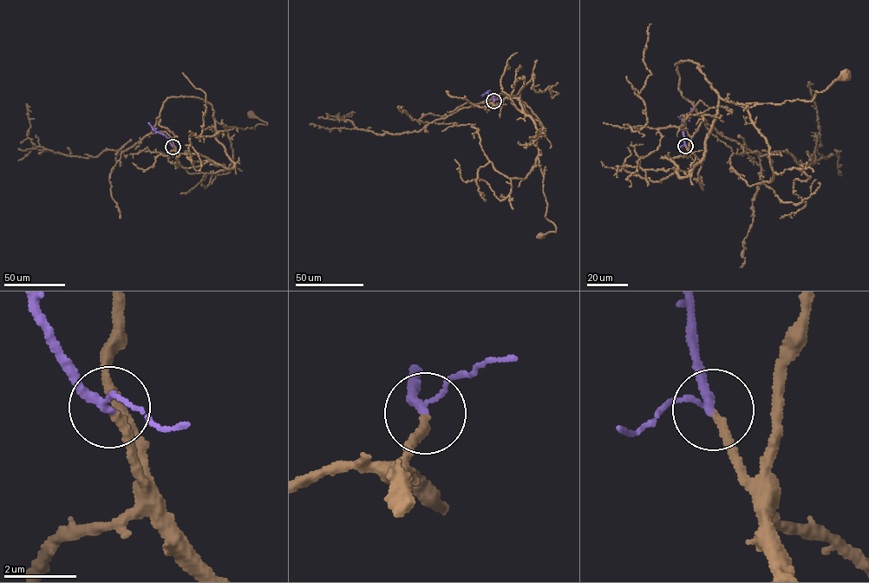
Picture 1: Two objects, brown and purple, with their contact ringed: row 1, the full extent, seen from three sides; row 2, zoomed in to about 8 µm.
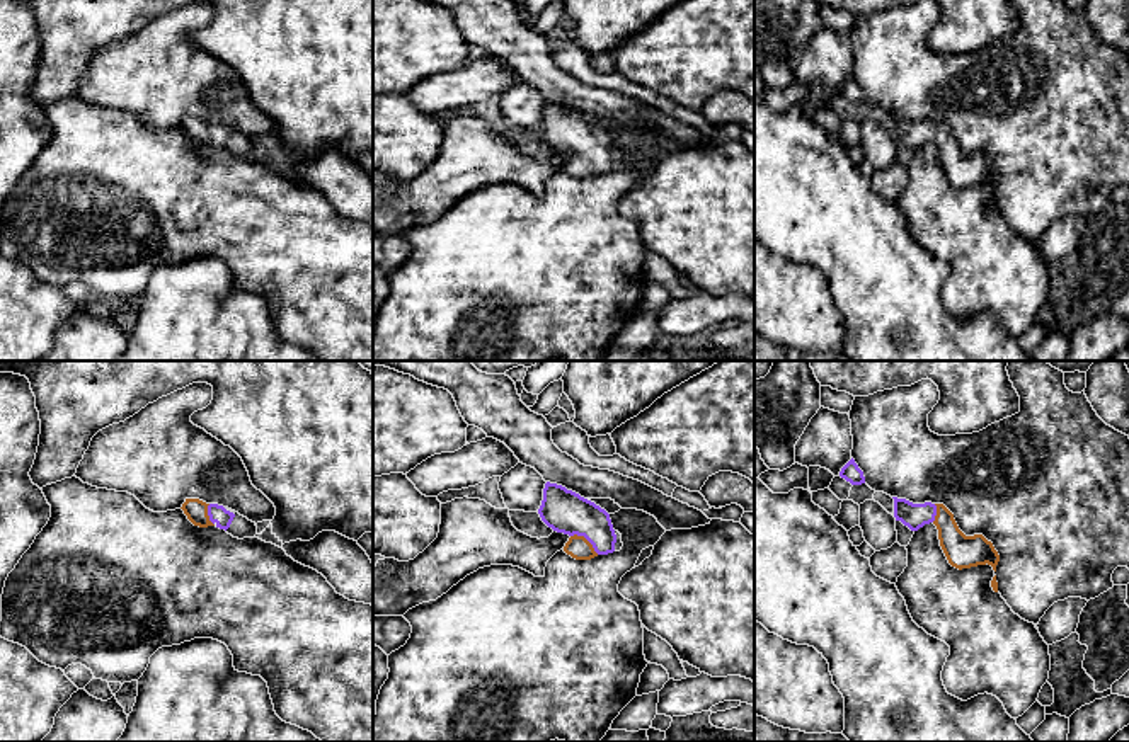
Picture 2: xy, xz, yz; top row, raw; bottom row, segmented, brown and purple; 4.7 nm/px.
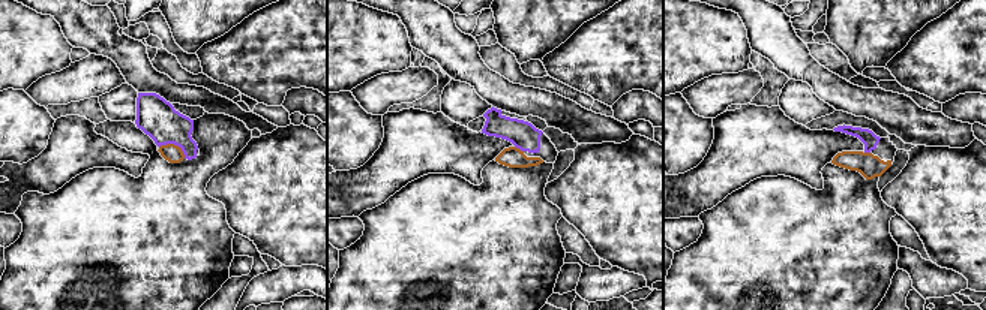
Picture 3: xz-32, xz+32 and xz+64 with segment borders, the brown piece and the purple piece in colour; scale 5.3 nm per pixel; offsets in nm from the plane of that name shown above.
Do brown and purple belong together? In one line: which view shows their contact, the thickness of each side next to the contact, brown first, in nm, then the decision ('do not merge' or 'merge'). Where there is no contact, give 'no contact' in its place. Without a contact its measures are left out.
contact in xz; calibres 110 and 200 nm; merge

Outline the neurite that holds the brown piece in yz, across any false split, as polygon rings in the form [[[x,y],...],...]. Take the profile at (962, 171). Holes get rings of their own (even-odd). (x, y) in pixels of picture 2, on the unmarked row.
[[[892,117],[896,140],[901,140],[911,150],[918,150],[930,141],[937,145],[940,165],[952,186],[962,189],[988,182],[996,191],[1000,174],[993,162],[983,153],[966,155],[943,123],[913,123],[906,117]]]

